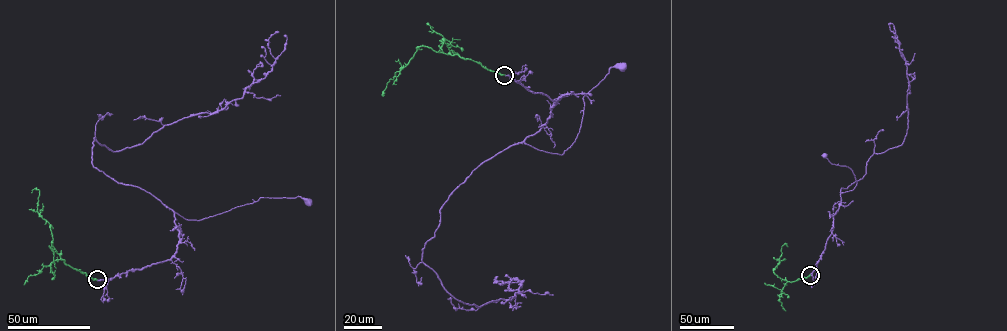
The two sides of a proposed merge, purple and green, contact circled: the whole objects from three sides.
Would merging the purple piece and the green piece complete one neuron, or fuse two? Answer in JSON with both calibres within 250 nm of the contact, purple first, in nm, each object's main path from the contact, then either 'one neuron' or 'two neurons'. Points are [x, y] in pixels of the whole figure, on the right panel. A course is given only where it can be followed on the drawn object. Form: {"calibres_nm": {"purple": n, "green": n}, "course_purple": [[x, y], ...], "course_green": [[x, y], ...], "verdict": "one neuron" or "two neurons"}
{"calibres_nm": {"purple": 400, "green": 360}, "course_purple": [[810, 275], [831, 234], [840, 194], [852, 190], [857, 183], [850, 168], [831, 163], [824, 156]], "course_green": [[810, 275], [791, 282], [774, 273], [782, 246], [786, 244], [787, 247]], "verdict": "one neuron"}

